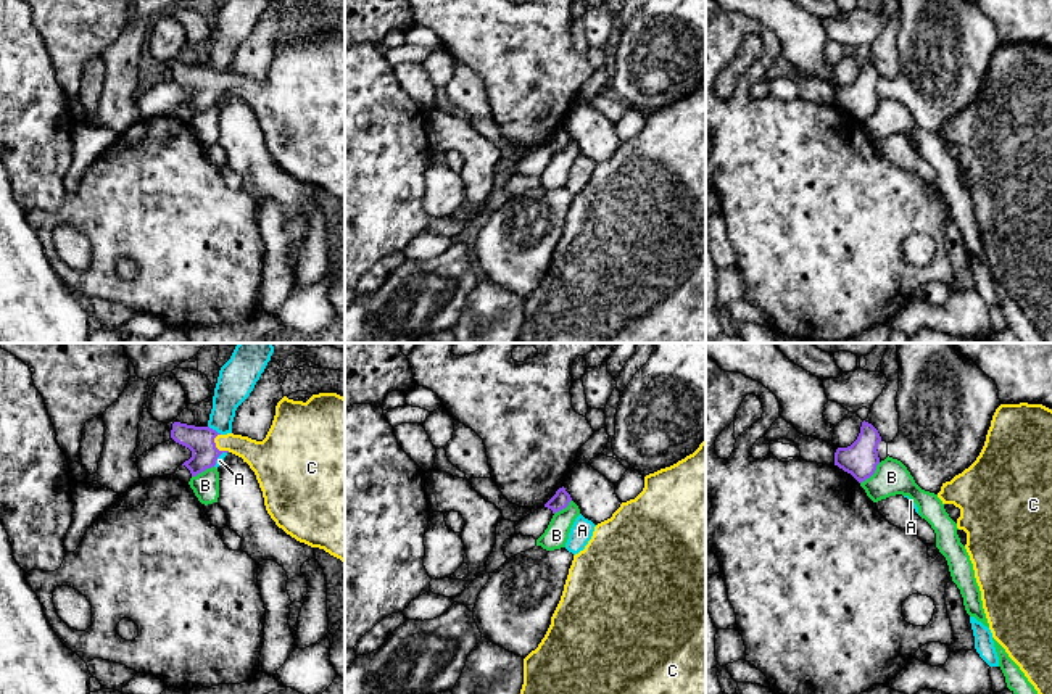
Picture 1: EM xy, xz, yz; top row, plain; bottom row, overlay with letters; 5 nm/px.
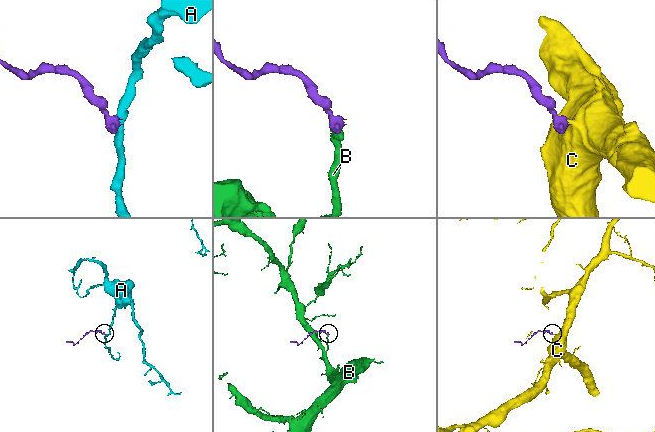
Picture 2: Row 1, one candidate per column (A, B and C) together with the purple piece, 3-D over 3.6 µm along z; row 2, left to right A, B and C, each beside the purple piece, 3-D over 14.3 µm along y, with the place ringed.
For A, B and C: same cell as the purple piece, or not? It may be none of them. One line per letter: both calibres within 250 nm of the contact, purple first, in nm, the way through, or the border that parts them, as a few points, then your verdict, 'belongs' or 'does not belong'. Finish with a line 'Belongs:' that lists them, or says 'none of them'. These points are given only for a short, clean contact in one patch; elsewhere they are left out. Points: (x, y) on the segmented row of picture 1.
A: 140/180 nm | along xy (208, 425), (221, 433) | does not belong
B: 170/180 nm | along yz (880, 462), (861, 483) | does not belong
C: 140/160 nm | across xy (200, 440), (215, 446), (239, 445), (263, 458) | belongs
Belongs: C

